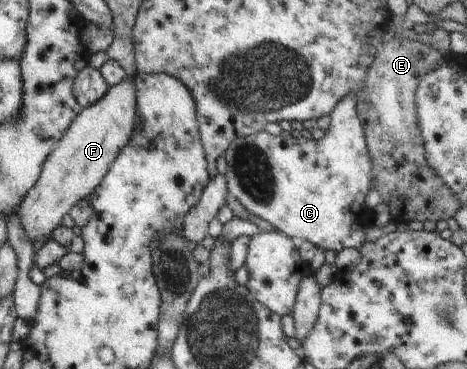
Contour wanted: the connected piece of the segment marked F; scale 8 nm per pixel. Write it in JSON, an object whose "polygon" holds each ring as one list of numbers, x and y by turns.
{"polygon":[[132,79,110,86,108,92,96,102,82,108,72,120,64,136,58,140,42,166,42,173,33,188,25,195,17,209,20,224,30,240,42,240,61,225,66,214,80,200,87,198,106,176,106,172,126,147,136,120,135,87]]}

